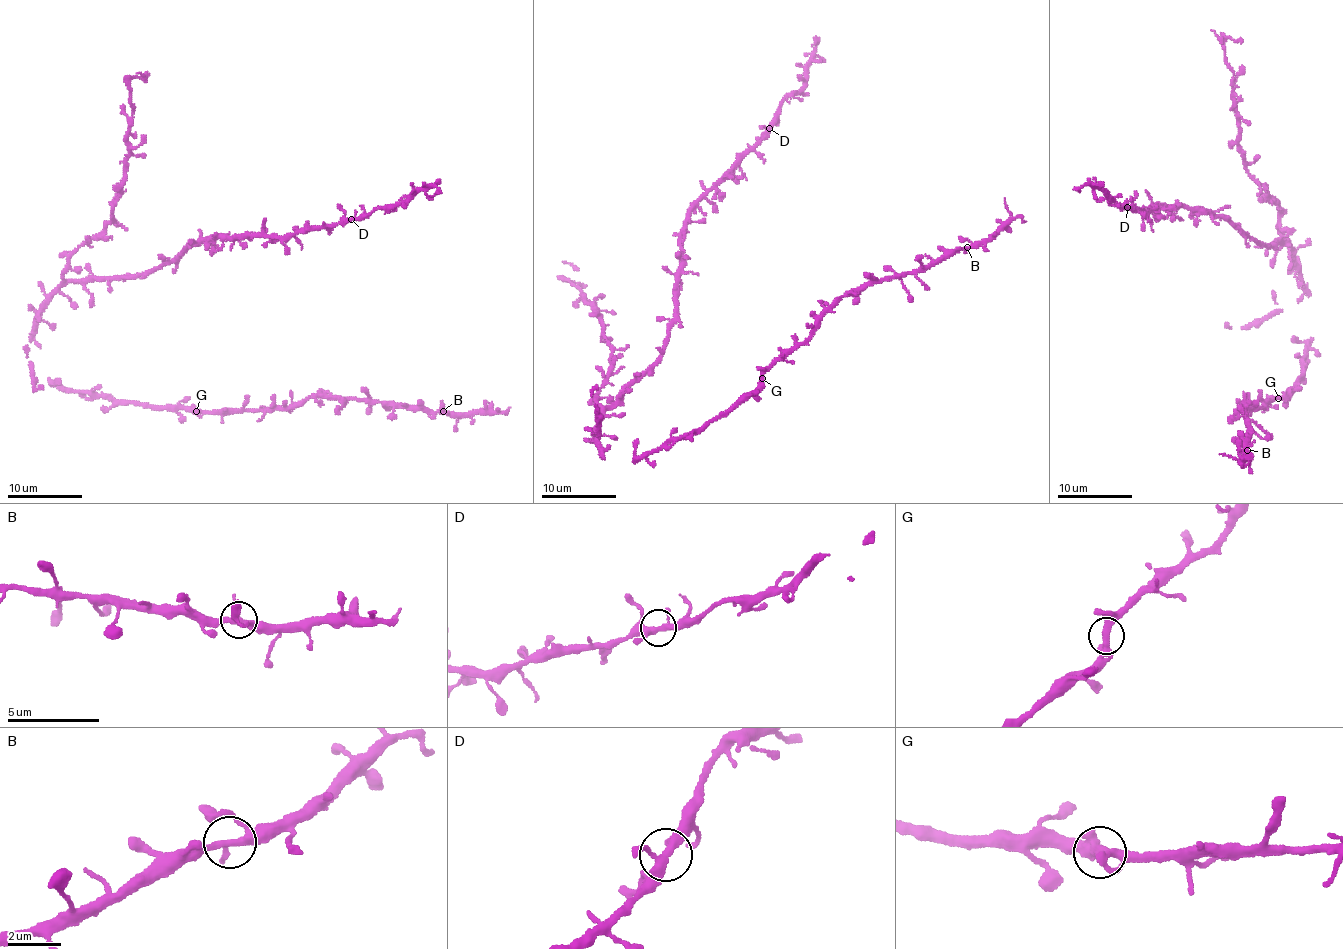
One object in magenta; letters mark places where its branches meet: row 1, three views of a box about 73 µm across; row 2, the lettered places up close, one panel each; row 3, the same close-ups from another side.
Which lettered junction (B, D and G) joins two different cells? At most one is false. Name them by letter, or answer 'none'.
none

